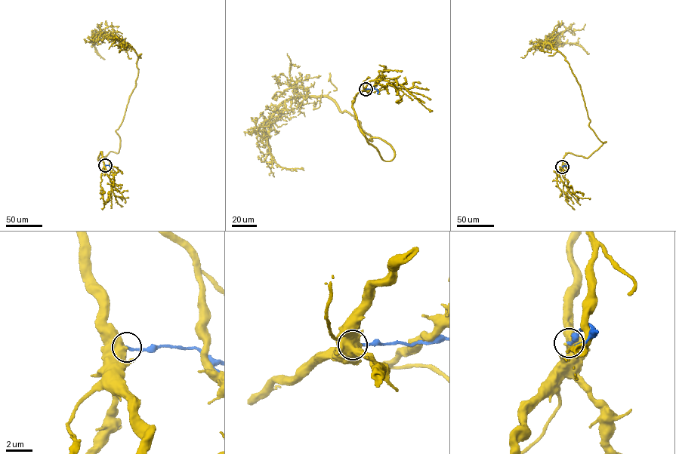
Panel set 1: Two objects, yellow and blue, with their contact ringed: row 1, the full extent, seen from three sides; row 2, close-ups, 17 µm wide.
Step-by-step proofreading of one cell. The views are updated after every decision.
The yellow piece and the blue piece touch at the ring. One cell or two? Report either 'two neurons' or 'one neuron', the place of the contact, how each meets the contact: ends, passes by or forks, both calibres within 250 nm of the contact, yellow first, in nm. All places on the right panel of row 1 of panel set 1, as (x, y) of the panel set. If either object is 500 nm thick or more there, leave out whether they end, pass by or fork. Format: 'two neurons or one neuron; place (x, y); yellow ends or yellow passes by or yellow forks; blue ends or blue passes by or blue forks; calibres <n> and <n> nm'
two neurons; place (562, 167); calibres 700 and 190 nm

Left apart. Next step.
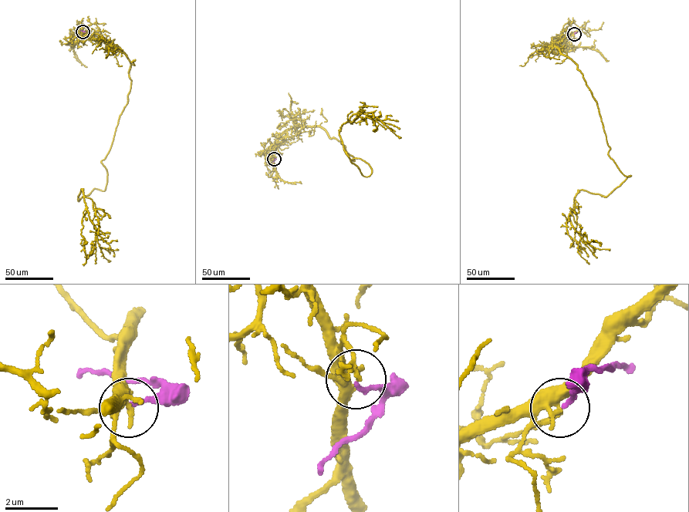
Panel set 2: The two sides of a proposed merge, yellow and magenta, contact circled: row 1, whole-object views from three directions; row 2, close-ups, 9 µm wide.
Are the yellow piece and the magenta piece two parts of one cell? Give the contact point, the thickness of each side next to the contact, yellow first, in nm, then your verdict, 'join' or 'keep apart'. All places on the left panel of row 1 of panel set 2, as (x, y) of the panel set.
(82, 32) | 170/160 nm | keep apart

